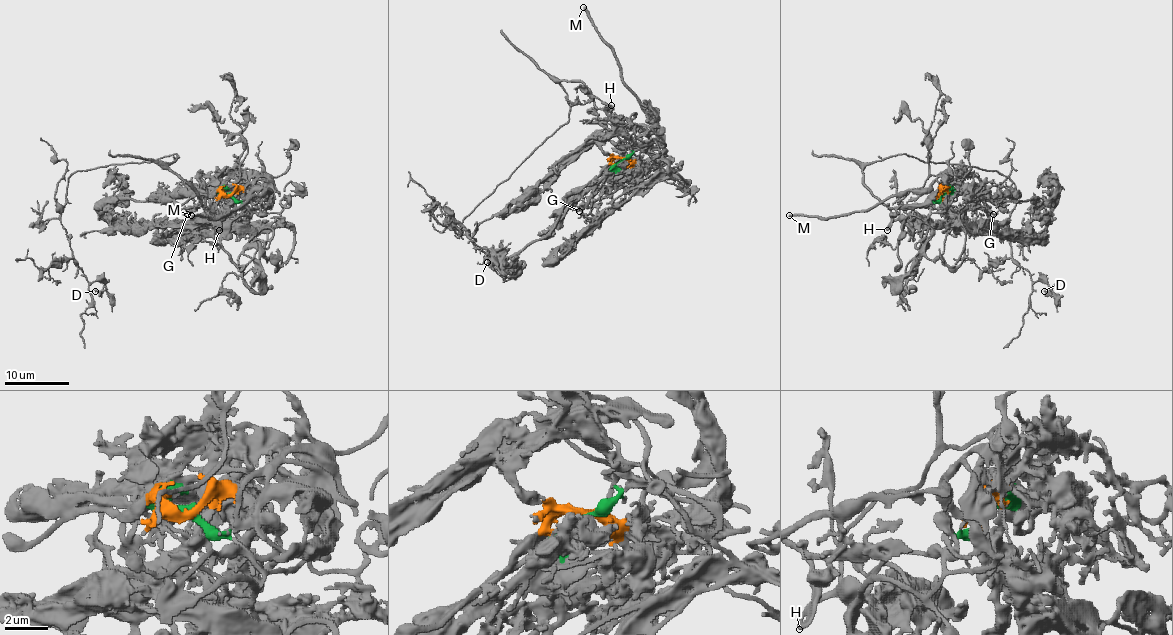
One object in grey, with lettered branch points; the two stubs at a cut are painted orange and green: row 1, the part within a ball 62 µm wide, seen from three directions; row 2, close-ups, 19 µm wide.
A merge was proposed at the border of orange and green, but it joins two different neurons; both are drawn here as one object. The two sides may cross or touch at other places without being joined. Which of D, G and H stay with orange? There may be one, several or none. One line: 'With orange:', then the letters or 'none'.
With orange: G

